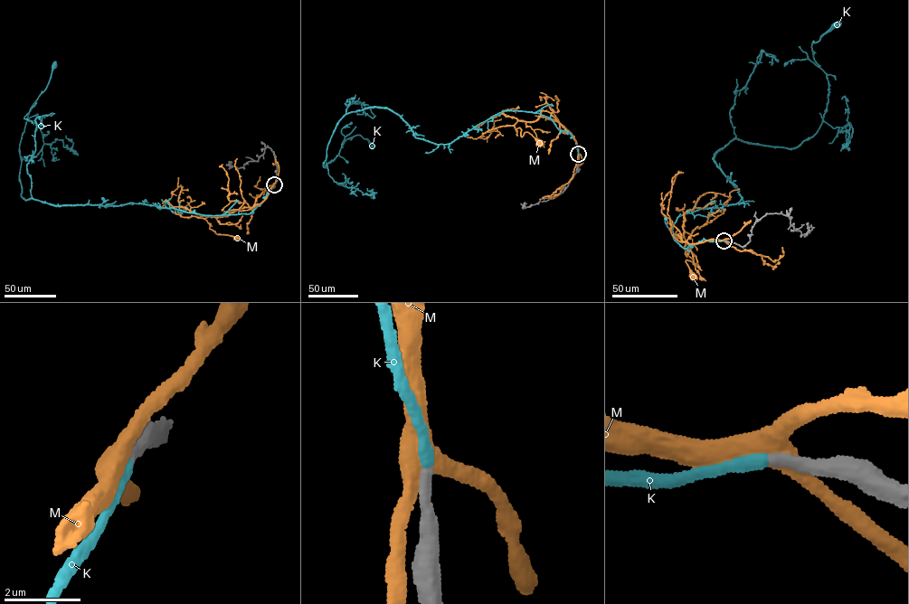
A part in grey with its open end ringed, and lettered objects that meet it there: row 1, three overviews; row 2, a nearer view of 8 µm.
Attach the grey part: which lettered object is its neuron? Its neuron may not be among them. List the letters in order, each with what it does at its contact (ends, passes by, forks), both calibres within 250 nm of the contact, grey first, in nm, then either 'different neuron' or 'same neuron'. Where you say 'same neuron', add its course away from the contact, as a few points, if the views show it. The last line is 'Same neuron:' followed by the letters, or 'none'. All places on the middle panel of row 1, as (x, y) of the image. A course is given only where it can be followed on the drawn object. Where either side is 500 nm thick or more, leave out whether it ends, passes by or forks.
K: it ends | 300/360 nm | same neuron | via (578, 154), (539, 113), (503, 110), (435, 144), (369, 107), (339, 120), (323, 166), (356, 135), (372, 146)
M: it forks | 360/440 nm | different neuron
Same neuron: K

